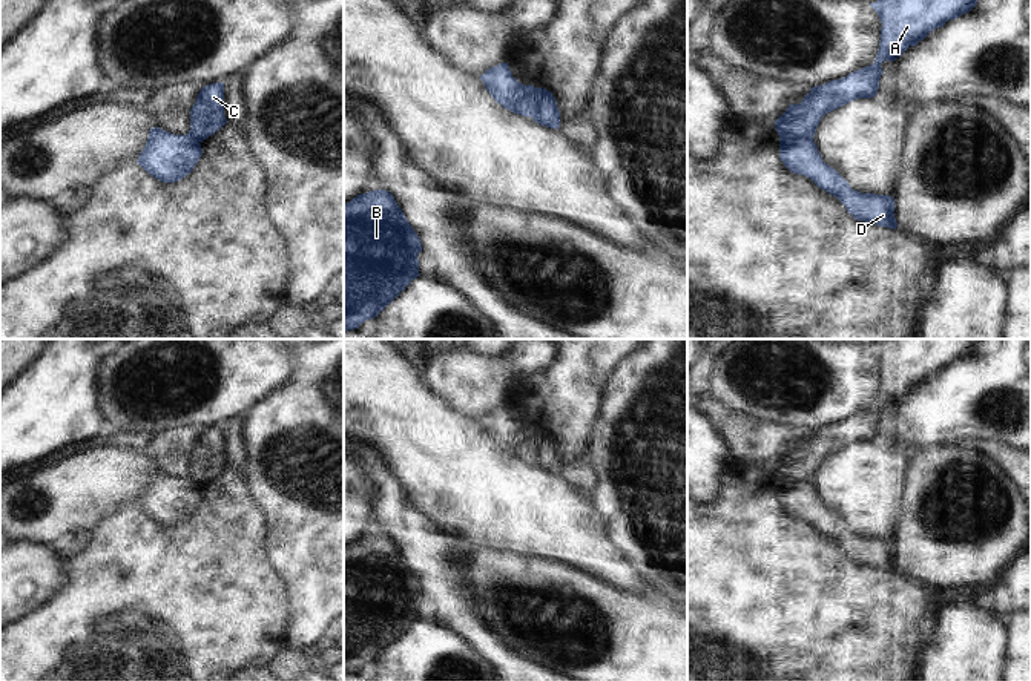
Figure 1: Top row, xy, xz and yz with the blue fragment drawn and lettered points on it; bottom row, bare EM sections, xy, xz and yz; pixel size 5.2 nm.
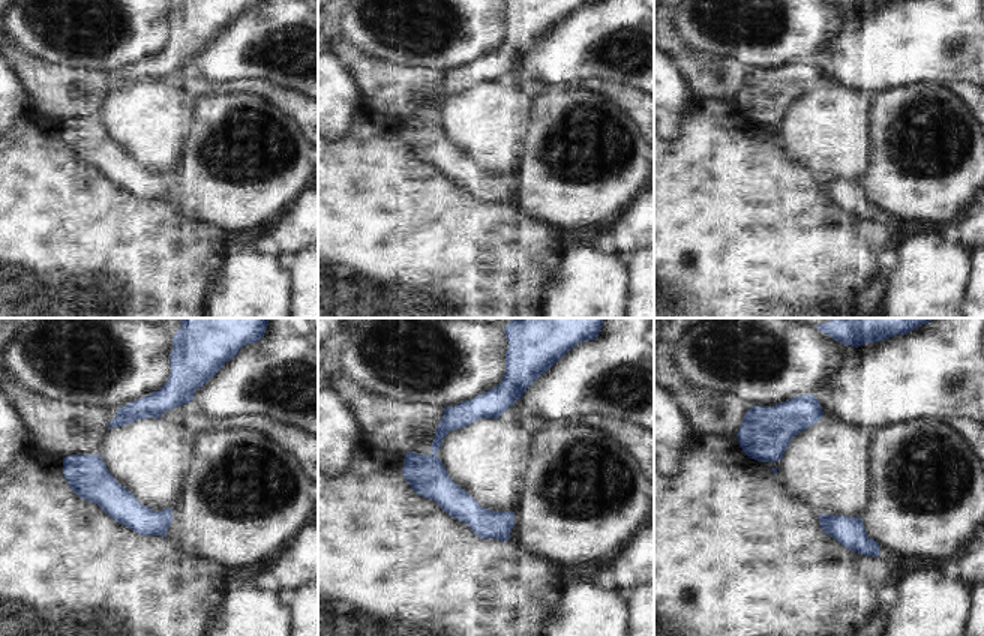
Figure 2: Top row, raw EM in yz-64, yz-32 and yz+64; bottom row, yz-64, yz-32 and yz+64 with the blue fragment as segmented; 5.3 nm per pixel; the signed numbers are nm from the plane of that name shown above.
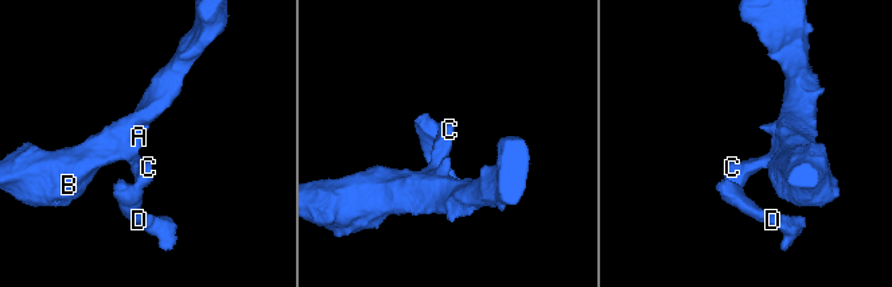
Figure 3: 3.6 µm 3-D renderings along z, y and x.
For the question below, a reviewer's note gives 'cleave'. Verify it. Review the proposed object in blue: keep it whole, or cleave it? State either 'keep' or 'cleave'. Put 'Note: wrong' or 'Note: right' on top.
Note: right
cleave

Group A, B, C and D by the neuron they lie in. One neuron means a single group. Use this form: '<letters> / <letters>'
A B C / D

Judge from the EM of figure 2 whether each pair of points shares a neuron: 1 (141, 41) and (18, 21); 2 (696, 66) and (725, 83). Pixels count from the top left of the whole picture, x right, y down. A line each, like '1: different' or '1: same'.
1: same
2: same

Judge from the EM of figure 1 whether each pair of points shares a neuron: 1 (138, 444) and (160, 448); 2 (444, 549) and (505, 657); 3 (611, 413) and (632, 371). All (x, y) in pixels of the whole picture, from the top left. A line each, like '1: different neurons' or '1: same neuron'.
1: different neurons
2: same neuron
3: same neuron

